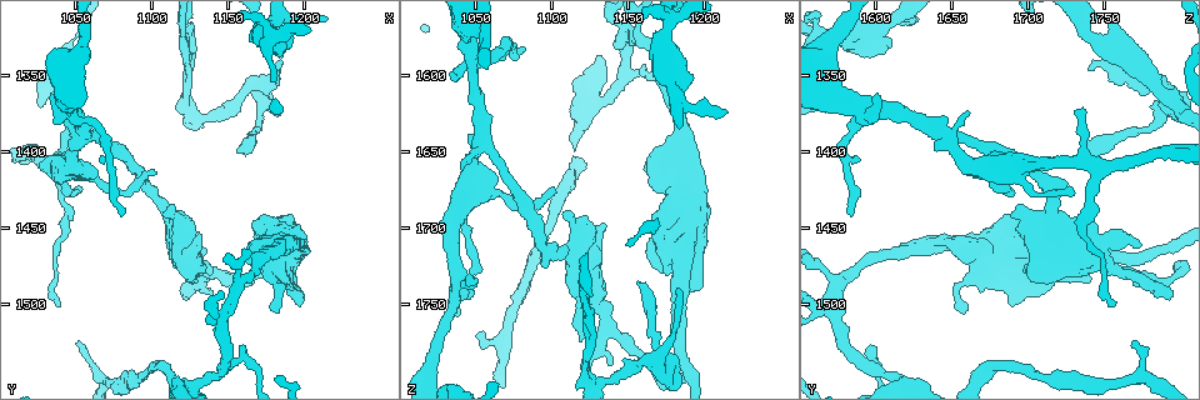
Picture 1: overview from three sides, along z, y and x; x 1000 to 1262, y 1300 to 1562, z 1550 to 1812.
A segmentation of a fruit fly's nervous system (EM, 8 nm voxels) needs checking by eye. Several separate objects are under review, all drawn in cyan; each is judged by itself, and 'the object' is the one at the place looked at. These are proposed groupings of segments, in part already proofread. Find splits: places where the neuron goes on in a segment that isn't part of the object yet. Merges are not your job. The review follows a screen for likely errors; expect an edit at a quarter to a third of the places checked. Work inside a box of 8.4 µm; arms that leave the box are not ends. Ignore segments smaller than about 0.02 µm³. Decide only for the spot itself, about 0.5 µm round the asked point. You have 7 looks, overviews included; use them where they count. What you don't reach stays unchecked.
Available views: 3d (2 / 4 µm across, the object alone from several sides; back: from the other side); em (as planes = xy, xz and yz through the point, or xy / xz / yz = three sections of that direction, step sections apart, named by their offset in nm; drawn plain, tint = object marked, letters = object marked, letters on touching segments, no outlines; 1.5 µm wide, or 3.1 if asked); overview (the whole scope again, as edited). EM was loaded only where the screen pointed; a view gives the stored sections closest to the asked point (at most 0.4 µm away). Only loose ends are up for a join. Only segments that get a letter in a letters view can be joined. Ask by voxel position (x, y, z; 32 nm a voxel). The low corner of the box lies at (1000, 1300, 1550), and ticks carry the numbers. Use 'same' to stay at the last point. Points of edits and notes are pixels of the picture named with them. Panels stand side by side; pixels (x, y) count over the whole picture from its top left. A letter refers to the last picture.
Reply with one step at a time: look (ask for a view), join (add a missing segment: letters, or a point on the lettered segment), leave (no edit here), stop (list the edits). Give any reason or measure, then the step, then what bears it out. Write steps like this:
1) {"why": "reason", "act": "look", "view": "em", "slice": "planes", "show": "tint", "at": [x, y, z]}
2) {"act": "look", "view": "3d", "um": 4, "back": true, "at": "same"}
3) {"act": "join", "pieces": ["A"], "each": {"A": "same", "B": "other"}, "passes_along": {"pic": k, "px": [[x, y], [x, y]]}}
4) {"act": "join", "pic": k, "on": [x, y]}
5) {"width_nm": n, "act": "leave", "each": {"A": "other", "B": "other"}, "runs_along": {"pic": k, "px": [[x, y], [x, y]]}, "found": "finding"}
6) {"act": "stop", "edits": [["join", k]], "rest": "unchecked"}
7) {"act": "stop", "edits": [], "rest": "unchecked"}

{"why": "an open end", "act": "look", "view": "3d", "um": 2, "at": [1158, 1400, 1734]}

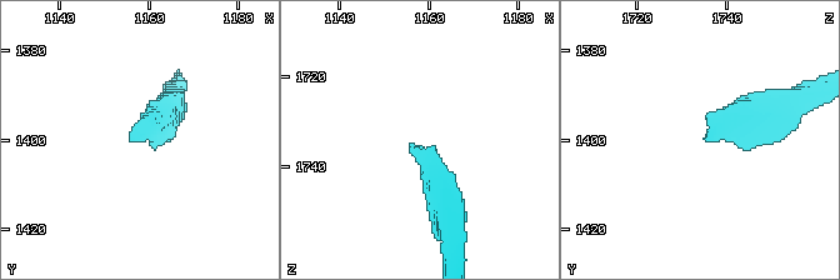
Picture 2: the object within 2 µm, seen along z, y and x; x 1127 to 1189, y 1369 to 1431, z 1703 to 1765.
{"why": "shape alone is not enough", "act": "look", "view": "em", "slice": "planes", "show": "letters", "at": [1157, 1400, 1736]}

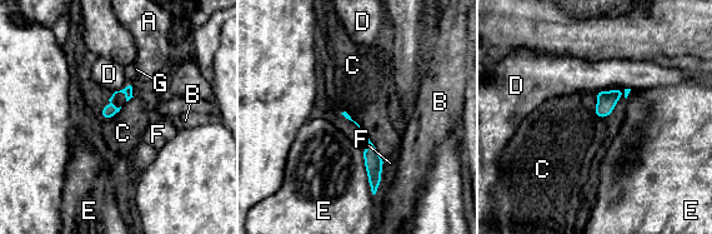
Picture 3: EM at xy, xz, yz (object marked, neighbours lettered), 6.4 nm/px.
{"act": "leave", "each": {"A": "other", "B": "other", "C": "other", "D": "other", "E": "other", "F": "other", "G": "other"}, "border": {"pic": 3, "px": [[121, 106], [114, 115], [105, 119]]}, "found": "no lettered segment goes on from it"}

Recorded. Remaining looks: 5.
{"why": "free end", "act": "look", "view": "3d", "um": 2, "back": true, "at": [1126, 1494, 1794]}

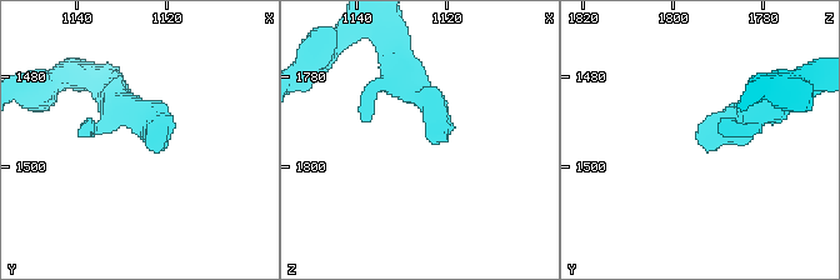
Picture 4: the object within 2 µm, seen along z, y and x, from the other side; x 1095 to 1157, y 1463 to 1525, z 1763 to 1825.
{"act": "look", "view": "em", "slice": "planes", "show": "letters", "at": [1124, 1496, 1794]}

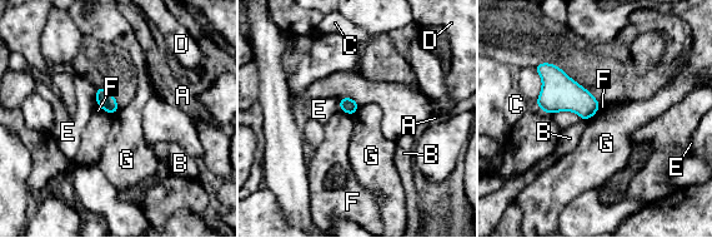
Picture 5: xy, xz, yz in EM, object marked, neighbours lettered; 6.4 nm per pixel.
{"act": "leave", "each": {"A": "other", "B": "other", "C": "other", "D": "other", "E": "other", "F": "other", "G": "other"}, "border": {"pic": 5, "px": [[601, 108], [586, 122]]}, "found": "no lettered segment goes on from it"}

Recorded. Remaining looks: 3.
{"why": "free end", "act": "look", "view": "em", "slice": "planes", "show": "letters", "at": [1052, 1524, 1768]}

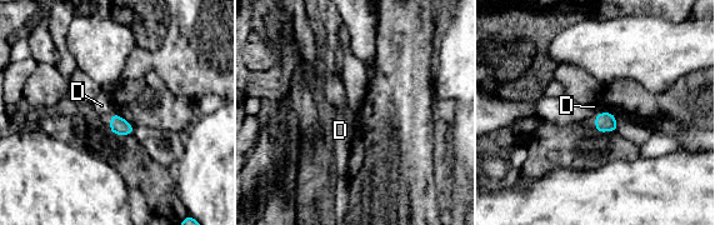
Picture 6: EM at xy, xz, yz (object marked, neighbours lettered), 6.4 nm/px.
{"act": "leave", "each": {"D": "other"}, "border": {"pic": 6, "px": [[601, 111], [595, 115]]}, "found": "none of them fits"}

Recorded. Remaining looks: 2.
{"act": "stop", "edits": [], "rest": "unchecked"}

